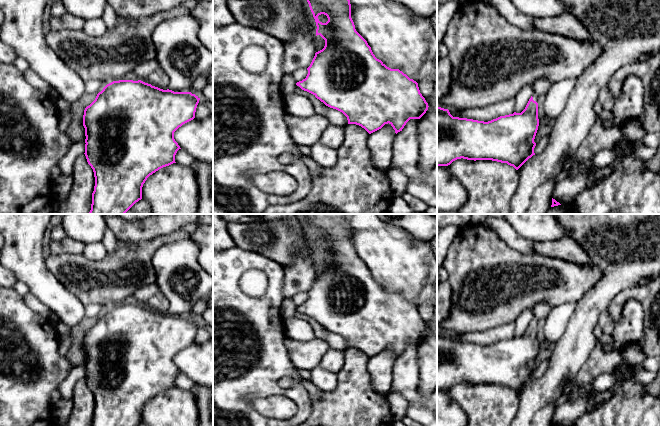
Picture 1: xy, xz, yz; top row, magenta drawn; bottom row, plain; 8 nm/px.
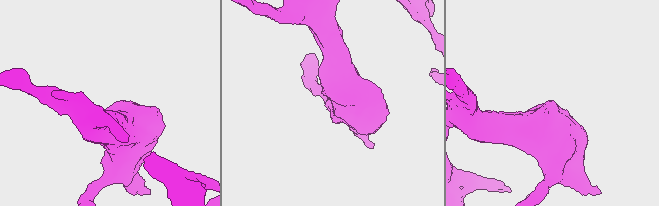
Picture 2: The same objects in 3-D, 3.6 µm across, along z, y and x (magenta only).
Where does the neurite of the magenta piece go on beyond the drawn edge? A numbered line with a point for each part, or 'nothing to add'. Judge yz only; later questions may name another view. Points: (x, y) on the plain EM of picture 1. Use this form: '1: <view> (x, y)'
1: yz (541, 310)

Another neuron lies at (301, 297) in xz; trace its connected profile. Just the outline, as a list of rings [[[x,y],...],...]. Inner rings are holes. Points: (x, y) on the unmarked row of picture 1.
[[[299,292],[292,297],[296,307],[305,303],[307,298],[308,298],[307,292]]]

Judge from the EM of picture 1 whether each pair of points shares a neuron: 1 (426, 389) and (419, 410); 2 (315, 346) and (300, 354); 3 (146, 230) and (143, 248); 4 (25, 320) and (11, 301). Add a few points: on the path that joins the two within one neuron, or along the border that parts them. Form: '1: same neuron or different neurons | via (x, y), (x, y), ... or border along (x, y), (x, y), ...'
1: different neurons | border along (419, 373), (419, 393), (426, 397)
2: same neuron | via (311, 350), (304, 354)
3: different neurons | border along (167, 235), (159, 235), (136, 243), (120, 241)
4: same neuron | via (20, 315), (11, 306)

